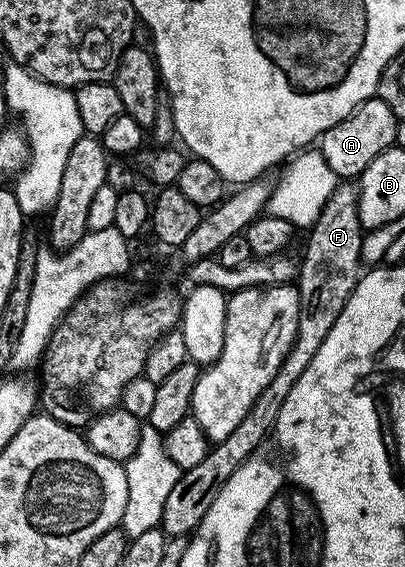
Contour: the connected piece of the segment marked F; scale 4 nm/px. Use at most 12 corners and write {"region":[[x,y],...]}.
{"region":[[337,182],[294,280],[298,329],[274,381],[170,492],[191,536],[271,433],[362,274],[360,188]]}

